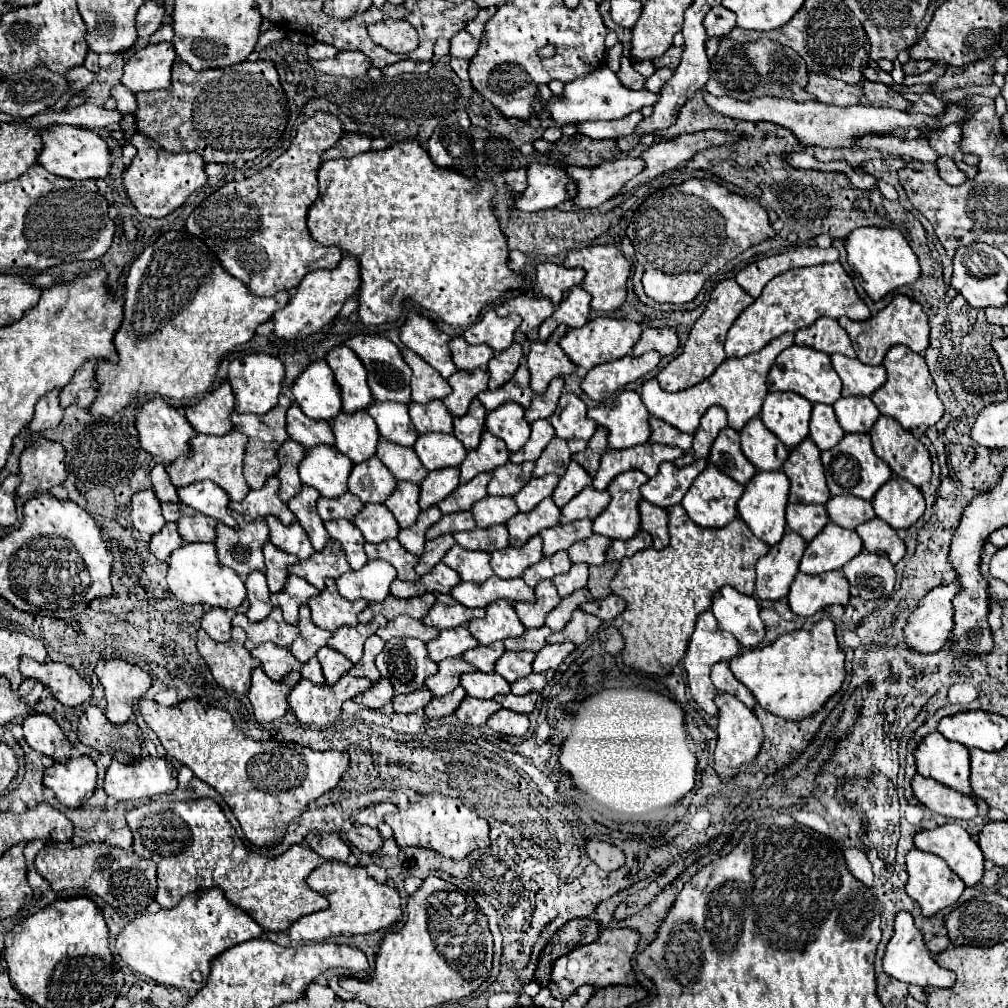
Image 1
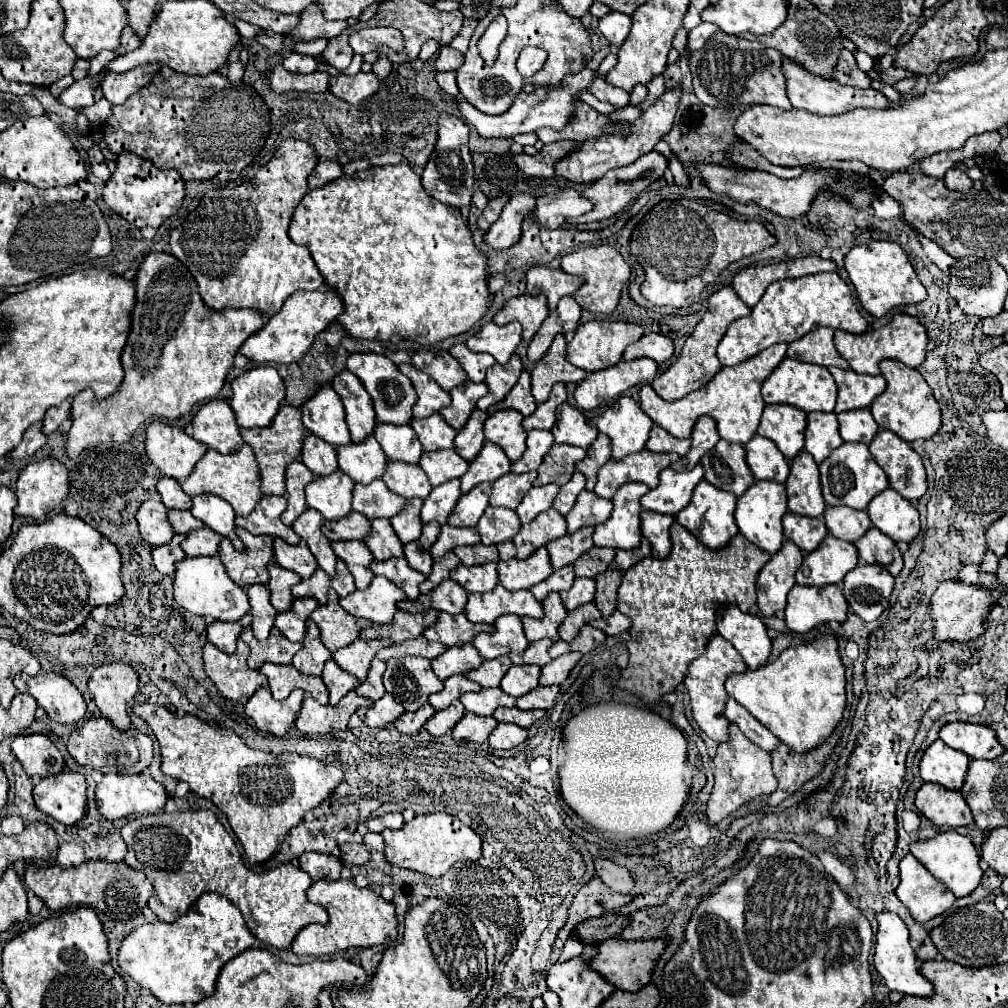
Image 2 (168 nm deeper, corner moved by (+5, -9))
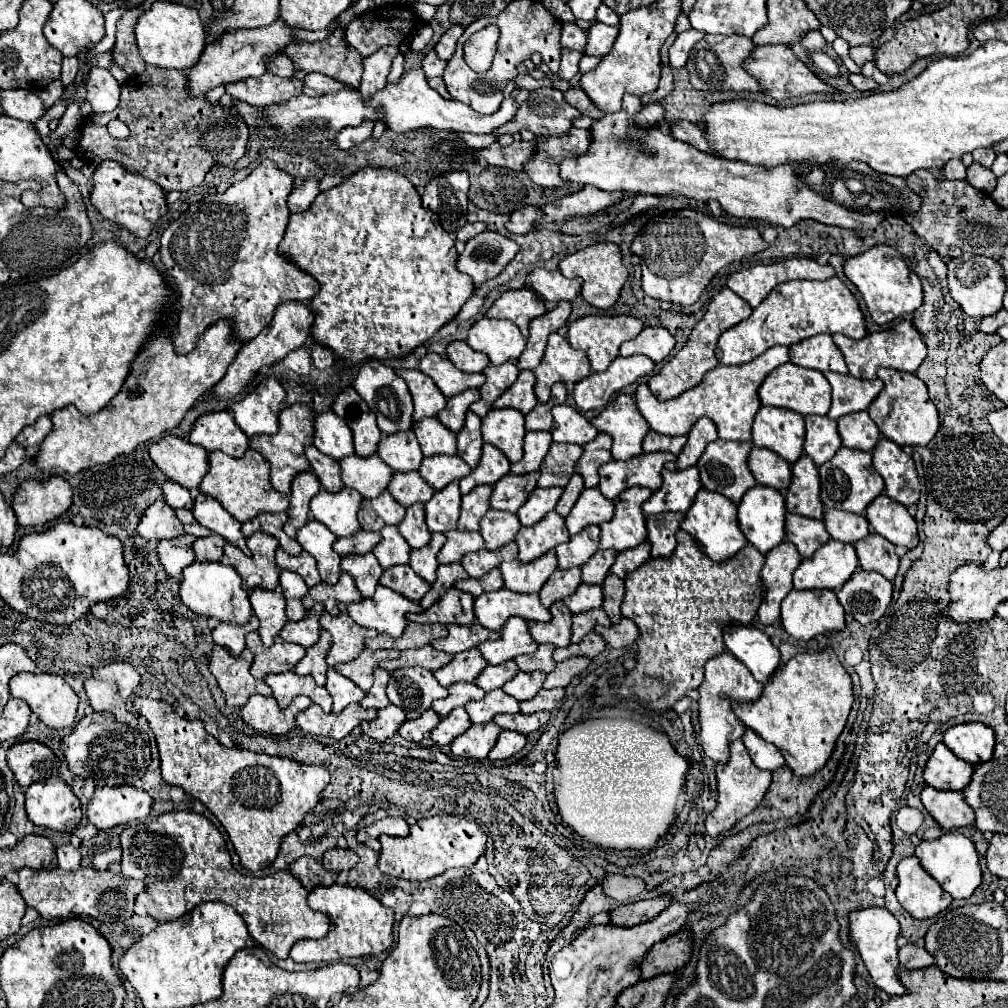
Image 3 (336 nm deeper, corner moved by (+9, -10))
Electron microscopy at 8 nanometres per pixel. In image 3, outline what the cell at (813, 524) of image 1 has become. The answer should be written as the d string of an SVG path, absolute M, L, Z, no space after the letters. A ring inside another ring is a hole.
M787 514L785 520L785 534L787 540L793 542L803 558L809 558L819 546L829 540L829 532L821 520L805 518L799 514Z

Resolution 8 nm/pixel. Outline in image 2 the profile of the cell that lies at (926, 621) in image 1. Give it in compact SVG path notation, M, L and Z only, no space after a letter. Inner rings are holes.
M955 579L951 581L943 581L937 591L933 593L931 601L929 601L929 615L933 619L933 625L935 625L935 633L933 633L933 639L937 643L967 643L971 639L977 639L985 627L983 627L983 621L985 621L985 615L987 611L997 603L997 599L1001 597L1001 593L991 593L983 587L975 587L975 585L963 585Z

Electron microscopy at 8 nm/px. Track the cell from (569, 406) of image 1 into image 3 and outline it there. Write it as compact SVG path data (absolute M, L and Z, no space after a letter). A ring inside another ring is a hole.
M561 404L553 408L551 434L553 434L553 442L571 442L571 444L585 446L599 434L599 430L575 408Z

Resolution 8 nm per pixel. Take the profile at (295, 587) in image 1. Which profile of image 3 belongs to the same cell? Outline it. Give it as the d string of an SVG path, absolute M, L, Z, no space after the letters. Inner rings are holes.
M315 604L315 608L311 608L305 616L305 620L301 622L287 622L285 628L281 630L281 638L285 642L293 642L293 644L301 644L303 648L311 648L313 644L317 644L319 634L321 634L321 626L319 626L319 618L323 614L323 606Z

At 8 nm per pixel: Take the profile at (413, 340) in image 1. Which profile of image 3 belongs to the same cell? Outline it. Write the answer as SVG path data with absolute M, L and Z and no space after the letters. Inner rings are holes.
M427 354L421 358L419 370L433 378L433 382L439 386L439 390L451 398L467 388L481 388L485 382L485 374L467 374L457 370L445 356L439 354Z

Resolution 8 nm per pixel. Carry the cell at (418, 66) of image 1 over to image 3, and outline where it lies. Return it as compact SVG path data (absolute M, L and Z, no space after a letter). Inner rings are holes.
M307 74L305 76L305 84L303 84L303 94L307 96L321 96L321 94L329 94L329 92L337 92L345 88L343 84L337 84L333 80L329 80L327 76L321 74Z

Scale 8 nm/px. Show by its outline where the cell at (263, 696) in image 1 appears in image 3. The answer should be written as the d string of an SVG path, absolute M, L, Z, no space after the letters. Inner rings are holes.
M257 694L257 696L251 696L251 700L241 708L241 716L243 716L243 722L253 730L281 736L295 726L295 716L309 706L311 706L311 700L307 696L297 696L297 700L293 700L289 708L281 710L273 698L265 698Z

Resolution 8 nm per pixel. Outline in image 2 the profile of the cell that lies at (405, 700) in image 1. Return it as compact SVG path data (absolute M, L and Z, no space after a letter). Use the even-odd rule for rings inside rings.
M425 703L421 709L417 709L415 713L403 713L401 719L397 719L393 725L401 731L401 733L407 733L407 735L415 735L423 725L425 721L435 713L435 709Z

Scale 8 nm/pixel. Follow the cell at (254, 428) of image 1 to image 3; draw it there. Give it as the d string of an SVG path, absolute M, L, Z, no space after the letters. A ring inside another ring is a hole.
M291 404L279 416L279 432L273 436L257 436L251 440L251 448L261 452L271 466L271 484L281 494L291 494L291 482L297 474L309 470L305 458L305 448L313 444L315 438L315 412L307 404Z

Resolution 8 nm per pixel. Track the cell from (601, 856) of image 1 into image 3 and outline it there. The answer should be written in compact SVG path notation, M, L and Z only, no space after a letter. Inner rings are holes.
M607 874L601 882L603 892L617 900L617 902L635 902L637 896L645 890L645 882L635 876L621 876L621 874Z

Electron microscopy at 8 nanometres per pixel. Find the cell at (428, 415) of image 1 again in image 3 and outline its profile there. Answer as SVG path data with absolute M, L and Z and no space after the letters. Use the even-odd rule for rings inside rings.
M425 418L415 422L413 432L419 440L423 456L457 454L457 440L455 440L457 434L445 428L437 418Z

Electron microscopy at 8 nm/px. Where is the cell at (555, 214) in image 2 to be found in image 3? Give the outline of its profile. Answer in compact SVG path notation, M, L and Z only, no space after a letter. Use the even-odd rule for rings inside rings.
M523 206L511 214L509 222L505 224L505 230L513 234L527 234L533 230L537 220L541 220L541 210L533 206Z

